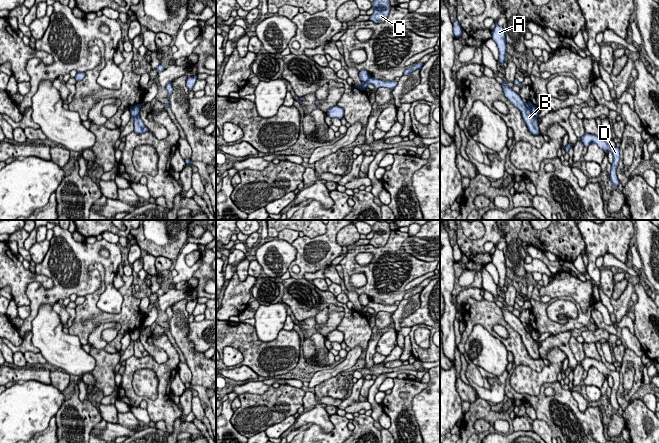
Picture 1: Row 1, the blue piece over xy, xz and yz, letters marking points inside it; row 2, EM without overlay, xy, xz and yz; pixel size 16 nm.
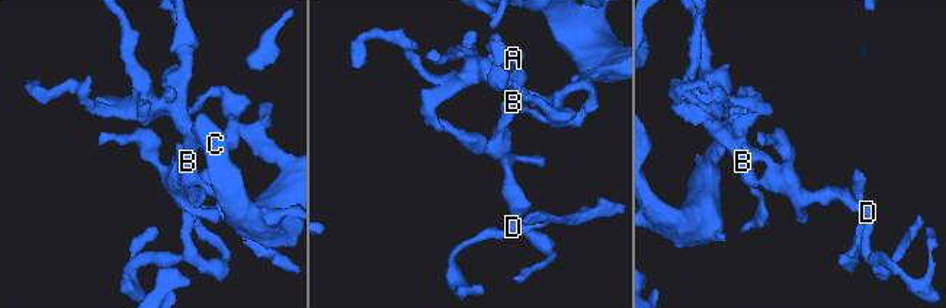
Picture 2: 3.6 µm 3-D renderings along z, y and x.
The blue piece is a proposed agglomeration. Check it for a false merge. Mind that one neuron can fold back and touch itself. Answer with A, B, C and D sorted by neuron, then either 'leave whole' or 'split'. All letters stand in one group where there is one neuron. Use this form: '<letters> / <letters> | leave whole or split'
A B D / C | split

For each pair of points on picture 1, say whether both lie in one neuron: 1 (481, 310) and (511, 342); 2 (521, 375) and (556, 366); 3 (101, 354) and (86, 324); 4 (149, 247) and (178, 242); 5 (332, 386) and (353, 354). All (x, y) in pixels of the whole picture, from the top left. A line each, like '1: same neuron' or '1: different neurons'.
1: same neuron
2: same neuron
3: different neurons
4: same neuron
5: different neurons

